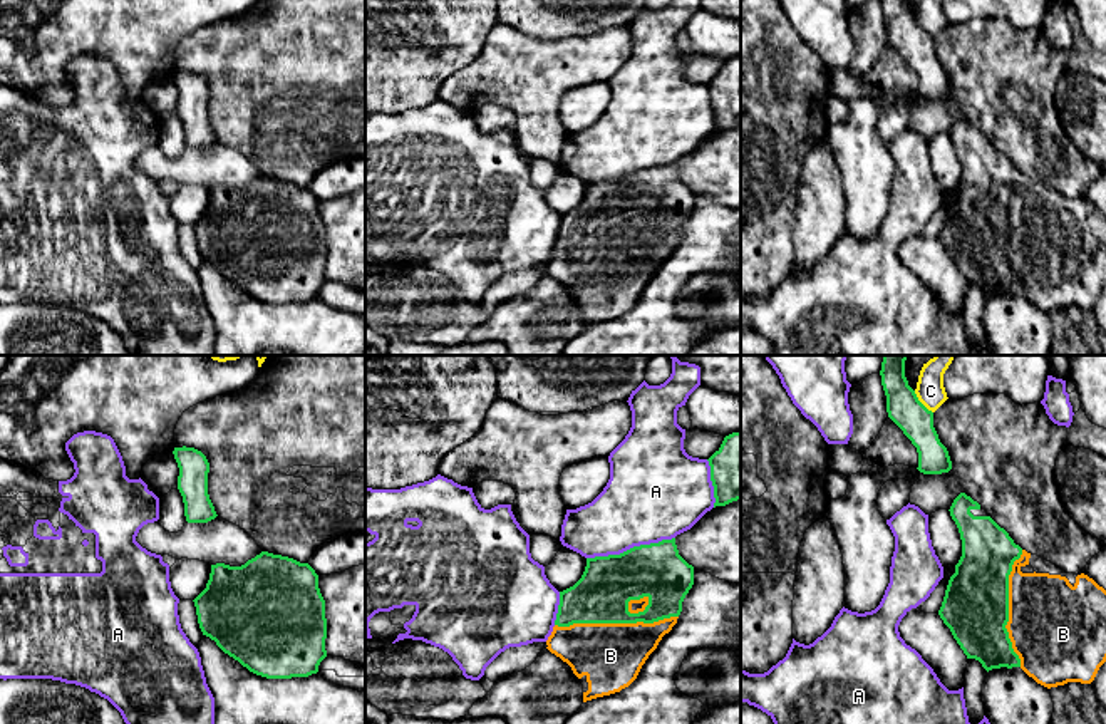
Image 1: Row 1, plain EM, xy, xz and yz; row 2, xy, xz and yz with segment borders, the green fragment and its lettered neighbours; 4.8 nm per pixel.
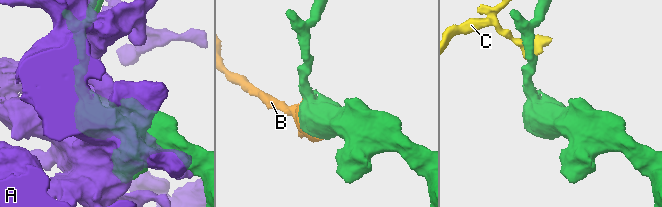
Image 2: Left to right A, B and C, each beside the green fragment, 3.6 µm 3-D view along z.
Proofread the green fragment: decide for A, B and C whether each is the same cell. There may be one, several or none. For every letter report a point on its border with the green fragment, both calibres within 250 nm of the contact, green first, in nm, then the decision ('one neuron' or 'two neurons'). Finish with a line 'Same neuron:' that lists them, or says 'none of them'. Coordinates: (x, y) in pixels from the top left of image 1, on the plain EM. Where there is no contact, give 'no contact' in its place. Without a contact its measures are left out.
A: meets green in xz at (630, 173); 260 nm thick on the green side, 420 nm on the other; two neurons
B: meets green in xz at (615, 247); 260 nm thick on the green side, 300 nm on the other; one neuron
C: meets green in yz at (920, 27); 160 nm thick on the green side, 140 nm on the other; two neurons
Same neuron: B

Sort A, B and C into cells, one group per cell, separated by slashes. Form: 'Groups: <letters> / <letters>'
Groups: A / B / C

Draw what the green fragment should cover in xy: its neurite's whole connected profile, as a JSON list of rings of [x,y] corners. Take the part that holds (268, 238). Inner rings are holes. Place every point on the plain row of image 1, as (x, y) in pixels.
[[[261,176],[241,191],[211,189],[206,213],[193,225],[203,260],[250,297],[266,303],[308,302],[327,282],[325,225],[308,188]]]

